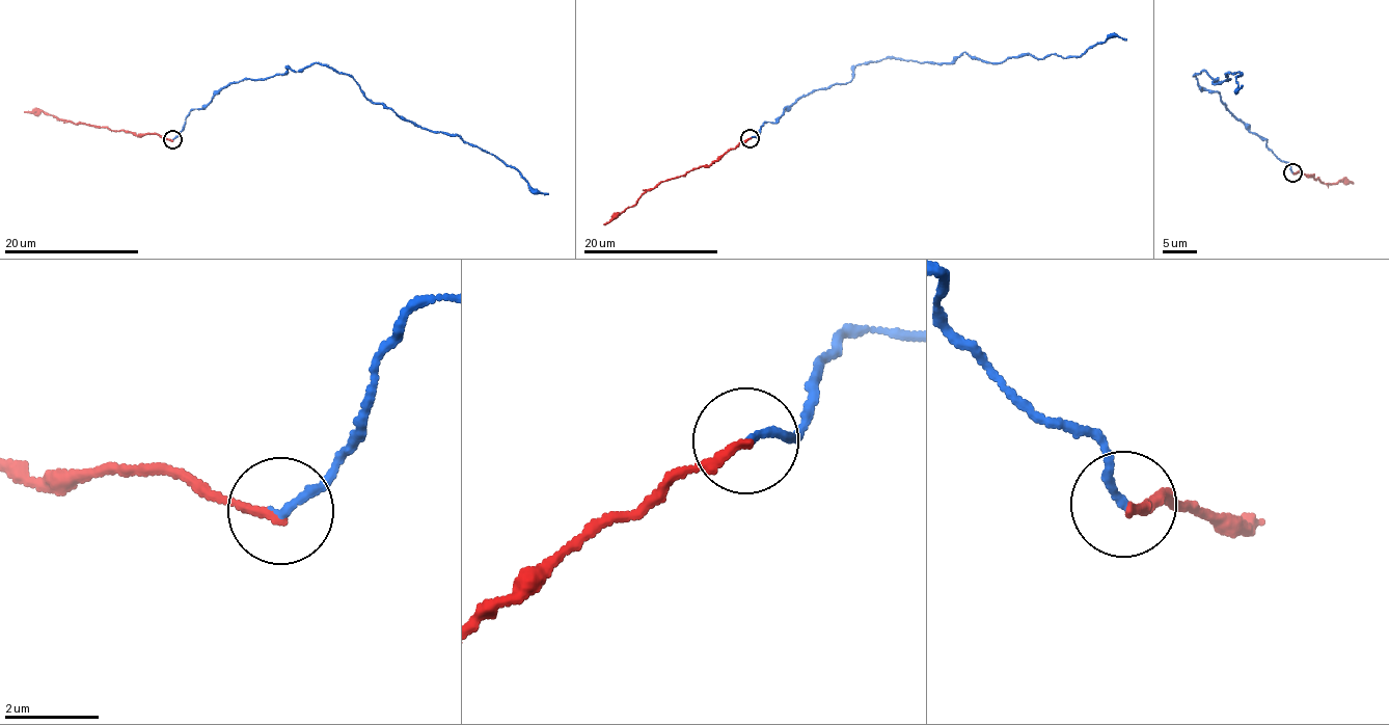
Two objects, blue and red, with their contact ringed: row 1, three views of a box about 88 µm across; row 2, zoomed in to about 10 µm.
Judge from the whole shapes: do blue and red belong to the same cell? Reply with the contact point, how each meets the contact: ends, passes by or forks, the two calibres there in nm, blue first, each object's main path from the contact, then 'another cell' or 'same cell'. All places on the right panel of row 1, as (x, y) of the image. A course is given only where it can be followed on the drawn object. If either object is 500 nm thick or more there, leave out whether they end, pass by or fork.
(1292, 172) | blue ends | red ends | 170/190 nm | blue via (1292, 172), (1194, 77), (1202, 70), (1212, 82), (1229, 81), (1238, 71), (1242, 85) | red via (1292, 172), (1300, 171), (1309, 177), (1313, 175), (1313, 180), (1318, 179), (1327, 185), (1338, 181), (1353, 182) | another cell

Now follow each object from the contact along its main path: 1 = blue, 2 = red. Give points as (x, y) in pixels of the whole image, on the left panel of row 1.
1: (172, 140), (193, 108), (230, 84), (316, 63), (350, 75), (368, 99), (419, 127), (491, 153), (548, 194)
2: (172, 140), (155, 134), (138, 136), (24, 111)

